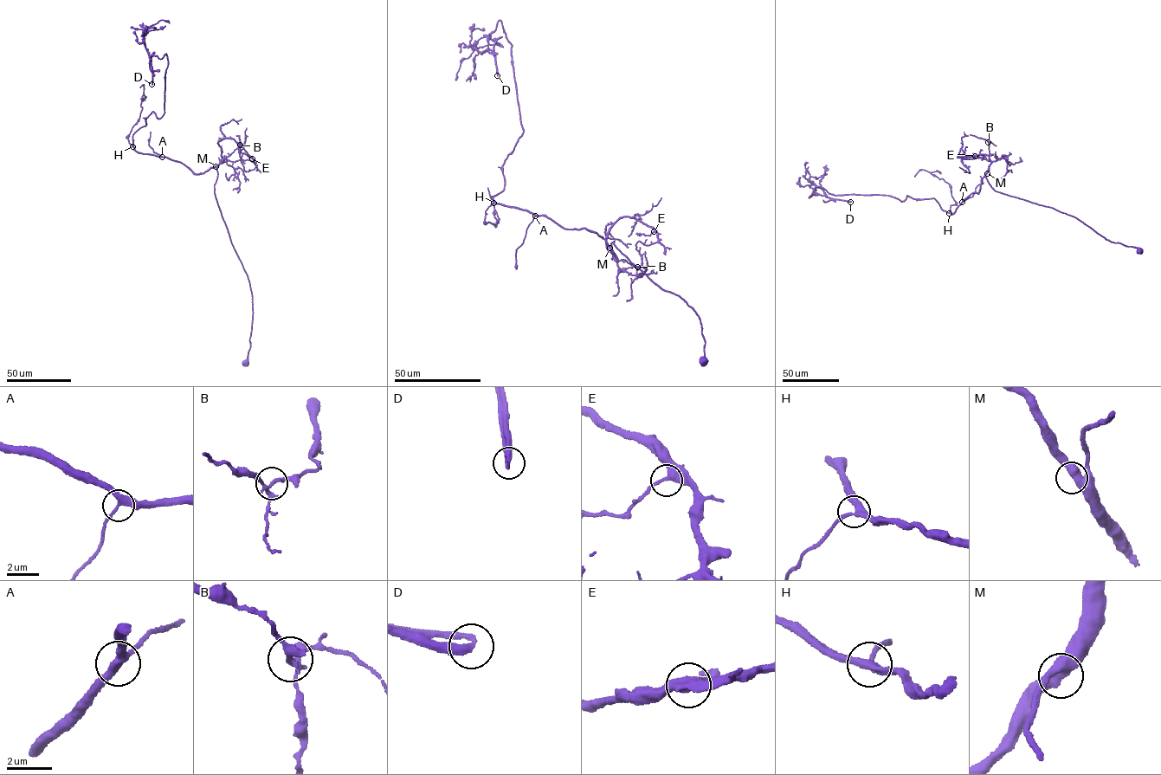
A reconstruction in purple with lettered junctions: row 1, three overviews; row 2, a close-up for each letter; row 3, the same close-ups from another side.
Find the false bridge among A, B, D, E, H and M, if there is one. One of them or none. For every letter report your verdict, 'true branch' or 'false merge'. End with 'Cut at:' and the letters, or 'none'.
A: true branch
B: true branch
D: true branch
E: true branch
H: true branch
M: true branch
Cut at: none

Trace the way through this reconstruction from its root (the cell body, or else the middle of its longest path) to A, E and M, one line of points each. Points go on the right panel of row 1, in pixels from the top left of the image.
A: (1138, 251), (1106, 239), (1073, 216), (996, 191), (986, 173), (978, 194), (973, 192), (962, 202)
E: (1138, 251), (1106, 239), (1073, 216), (996, 191), (985, 176), (990, 161), (957, 157), (975, 156)
M: (1138, 251), (1136, 248), (1106, 239), (1073, 216), (996, 191), (986, 179), (987, 173)

